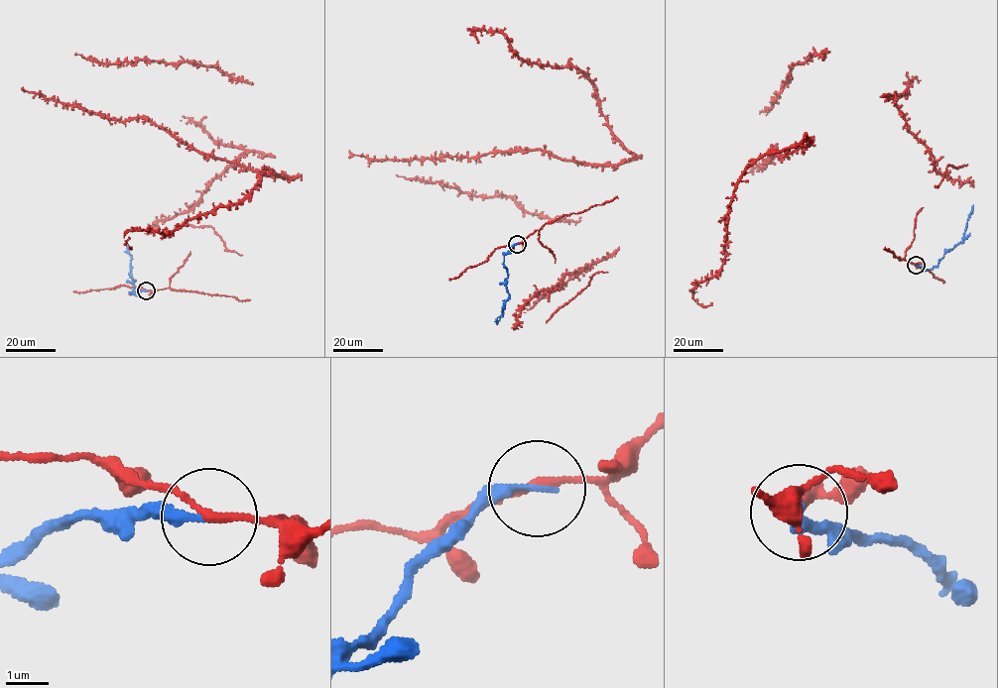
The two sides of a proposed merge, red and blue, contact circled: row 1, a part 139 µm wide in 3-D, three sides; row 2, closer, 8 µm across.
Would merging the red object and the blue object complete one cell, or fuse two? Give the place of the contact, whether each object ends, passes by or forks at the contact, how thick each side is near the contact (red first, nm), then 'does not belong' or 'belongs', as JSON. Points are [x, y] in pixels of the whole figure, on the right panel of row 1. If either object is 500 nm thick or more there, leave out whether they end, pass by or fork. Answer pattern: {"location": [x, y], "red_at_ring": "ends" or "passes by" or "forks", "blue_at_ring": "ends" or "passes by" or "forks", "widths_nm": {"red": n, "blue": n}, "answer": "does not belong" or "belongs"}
{"location": [916, 265], "red_at_ring": "passes by", "blue_at_ring": "ends", "widths_nm": {"red": 160, "blue": 220}, "answer": "does not belong"}

